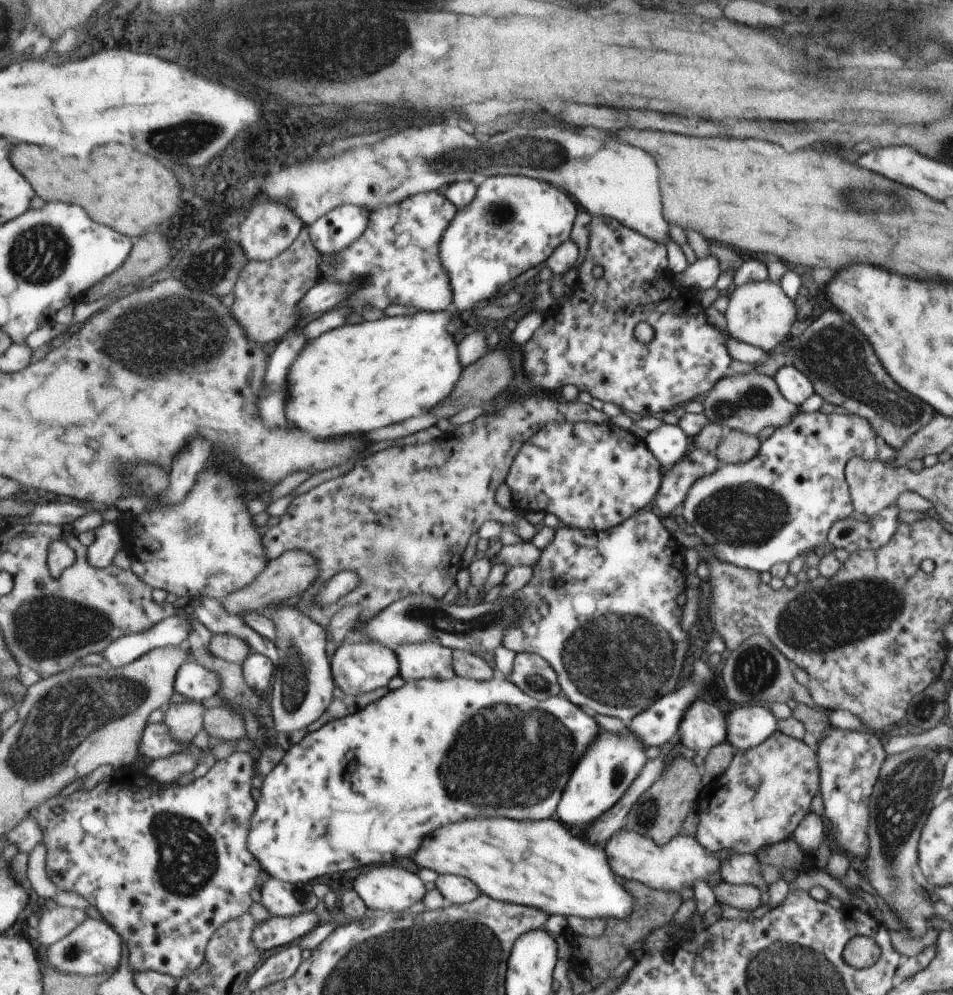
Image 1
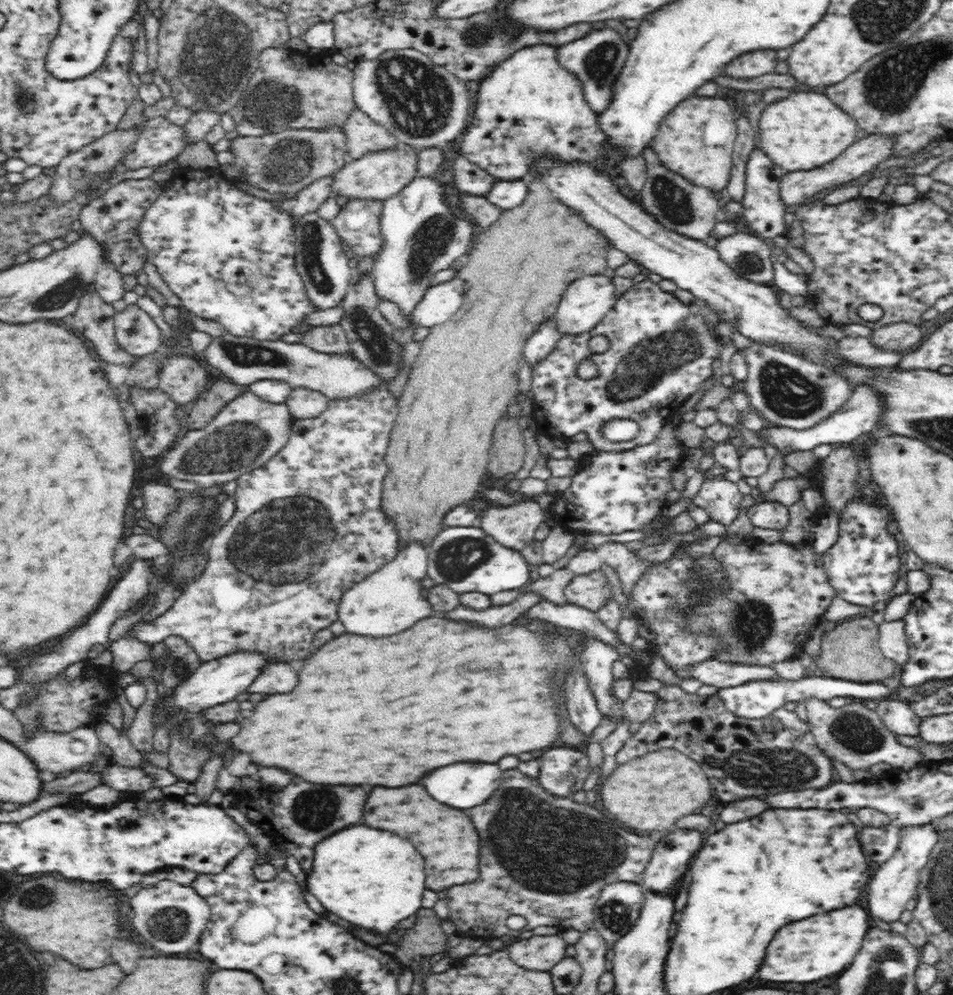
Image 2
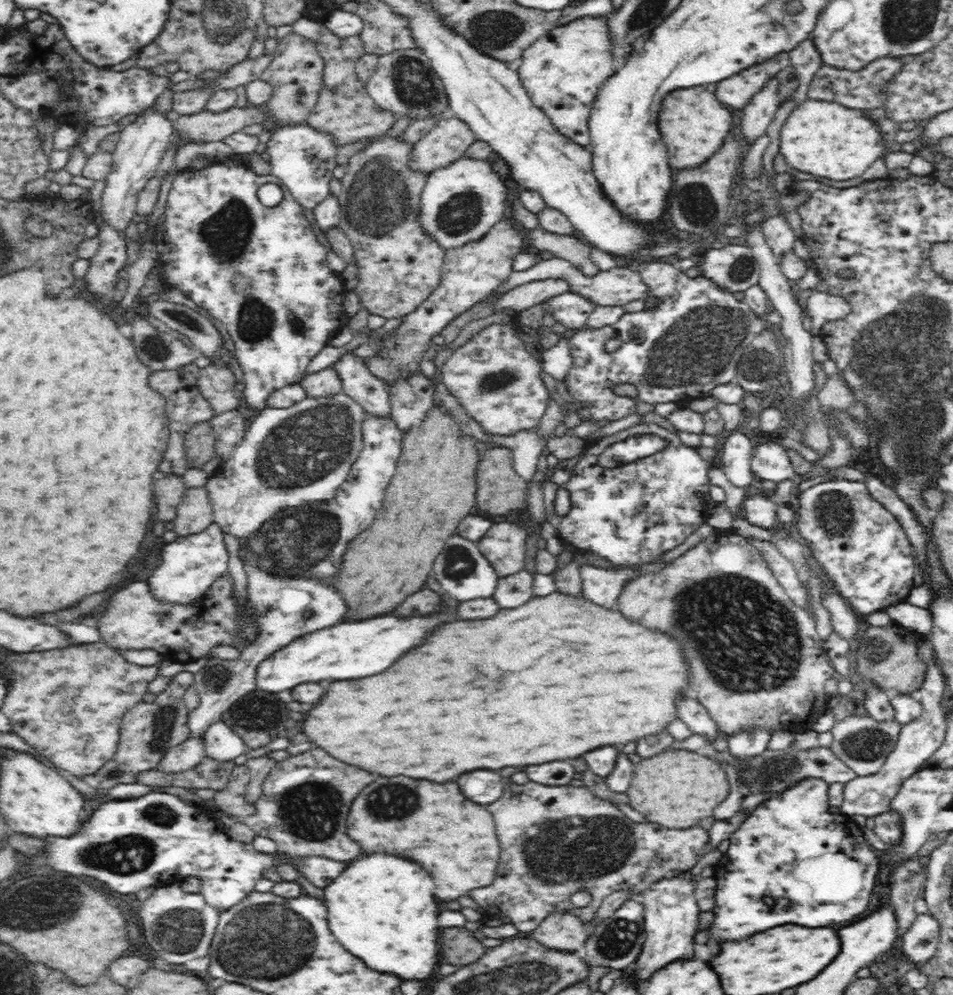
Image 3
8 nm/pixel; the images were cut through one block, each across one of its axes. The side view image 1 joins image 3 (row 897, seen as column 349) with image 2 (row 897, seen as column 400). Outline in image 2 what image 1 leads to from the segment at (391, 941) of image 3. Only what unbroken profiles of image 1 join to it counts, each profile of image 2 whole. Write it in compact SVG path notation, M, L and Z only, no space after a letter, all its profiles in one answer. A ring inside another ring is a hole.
M354 824L354 828L342 828L342 832L322 840L322 844L314 848L313 858L310 874L301 878L302 883L306 882L308 890L320 900L326 910L356 926L378 930L378 934L390 932L400 920L416 914L420 908L422 892L426 890L424 860L406 838L370 828L366 824Z

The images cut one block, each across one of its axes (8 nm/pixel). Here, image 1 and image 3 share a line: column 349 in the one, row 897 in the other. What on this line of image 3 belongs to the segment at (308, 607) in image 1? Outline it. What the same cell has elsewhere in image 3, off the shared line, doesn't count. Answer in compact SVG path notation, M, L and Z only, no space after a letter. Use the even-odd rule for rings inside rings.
M508 782L504 784L502 798L486 808L490 808L496 822L496 834L502 844L502 862L494 884L482 890L474 890L472 896L484 908L490 906L502 910L494 914L506 914L506 918L512 918L505 922L514 924L520 935L524 935L524 932L532 934L546 916L558 911L570 910L570 913L581 916L585 921L591 921L600 912L604 898L618 888L646 890L646 883L650 886L650 882L657 880L667 869L687 871L707 852L708 834L700 826L690 830L674 830L660 824L636 826L634 820L618 812L617 807L606 802L606 799L598 798L588 786L572 788L568 784L564 788L548 788L534 782L524 786ZM582 887L594 893L595 902L586 907L576 906L570 900L570 894Z

